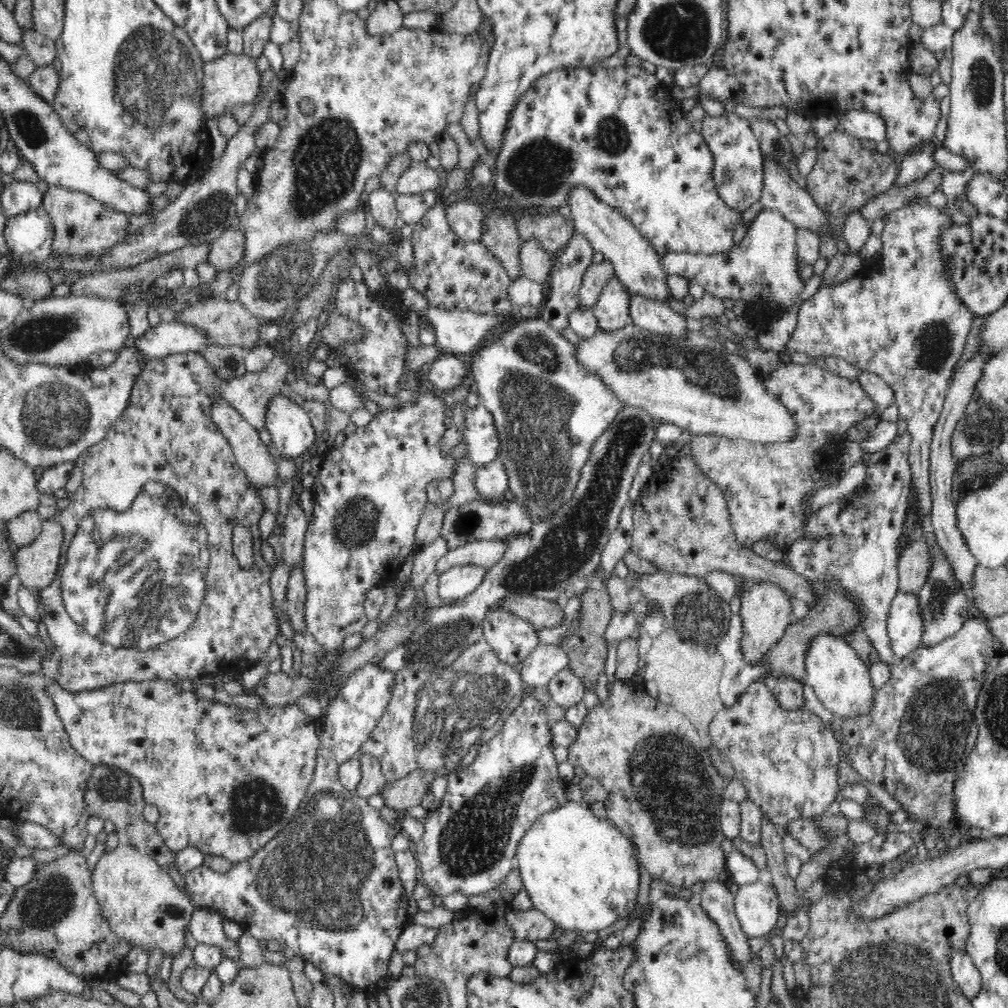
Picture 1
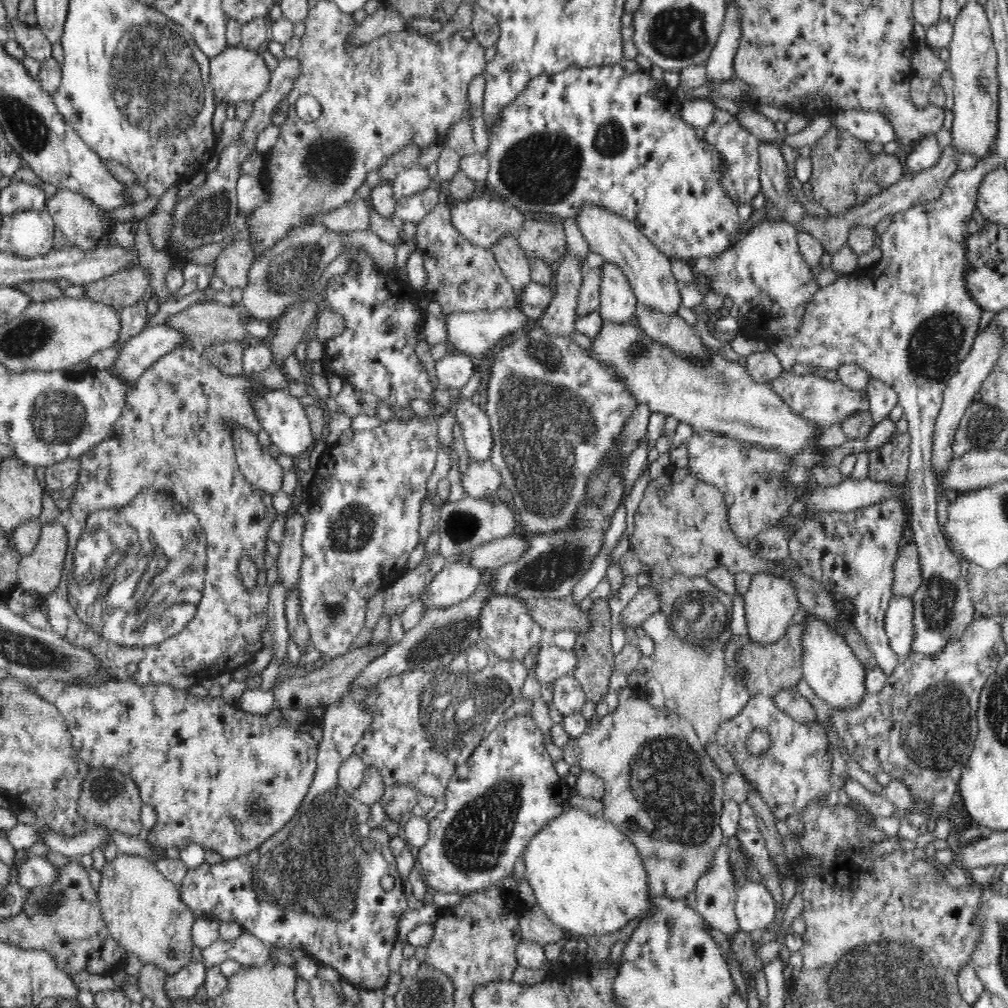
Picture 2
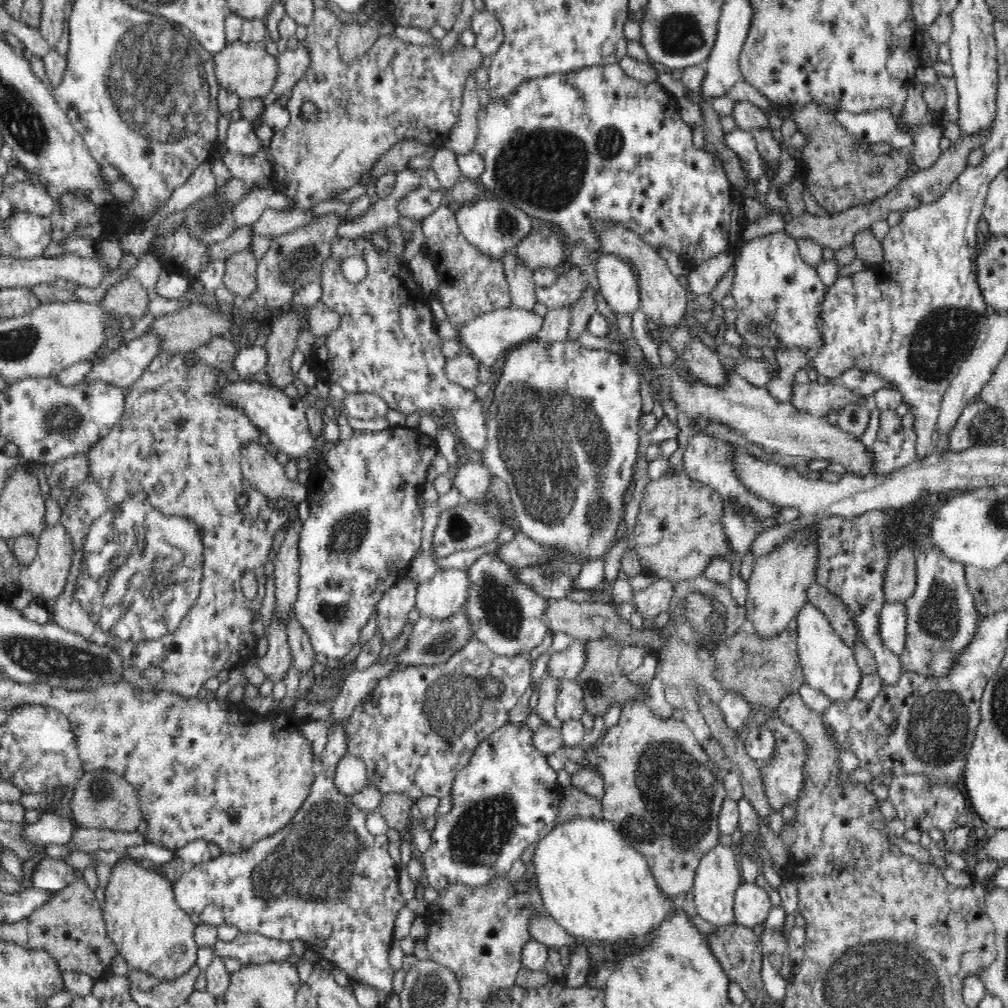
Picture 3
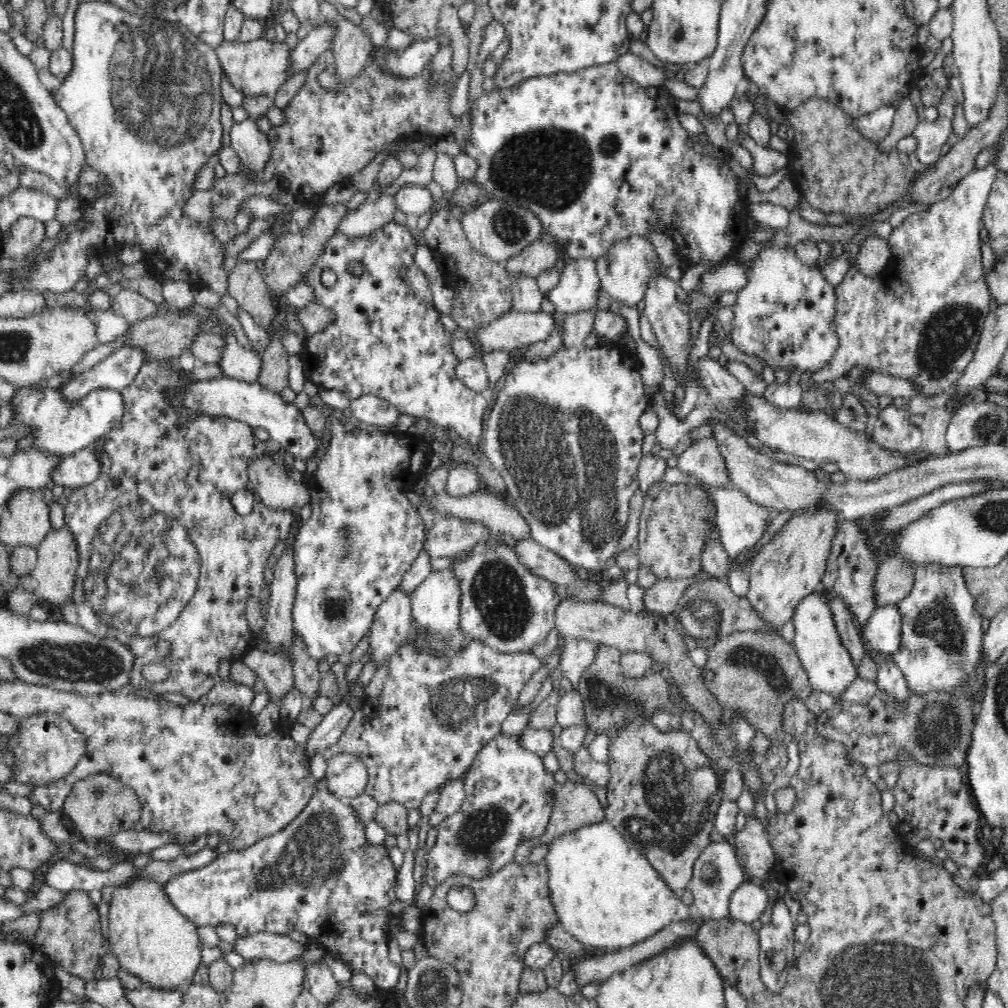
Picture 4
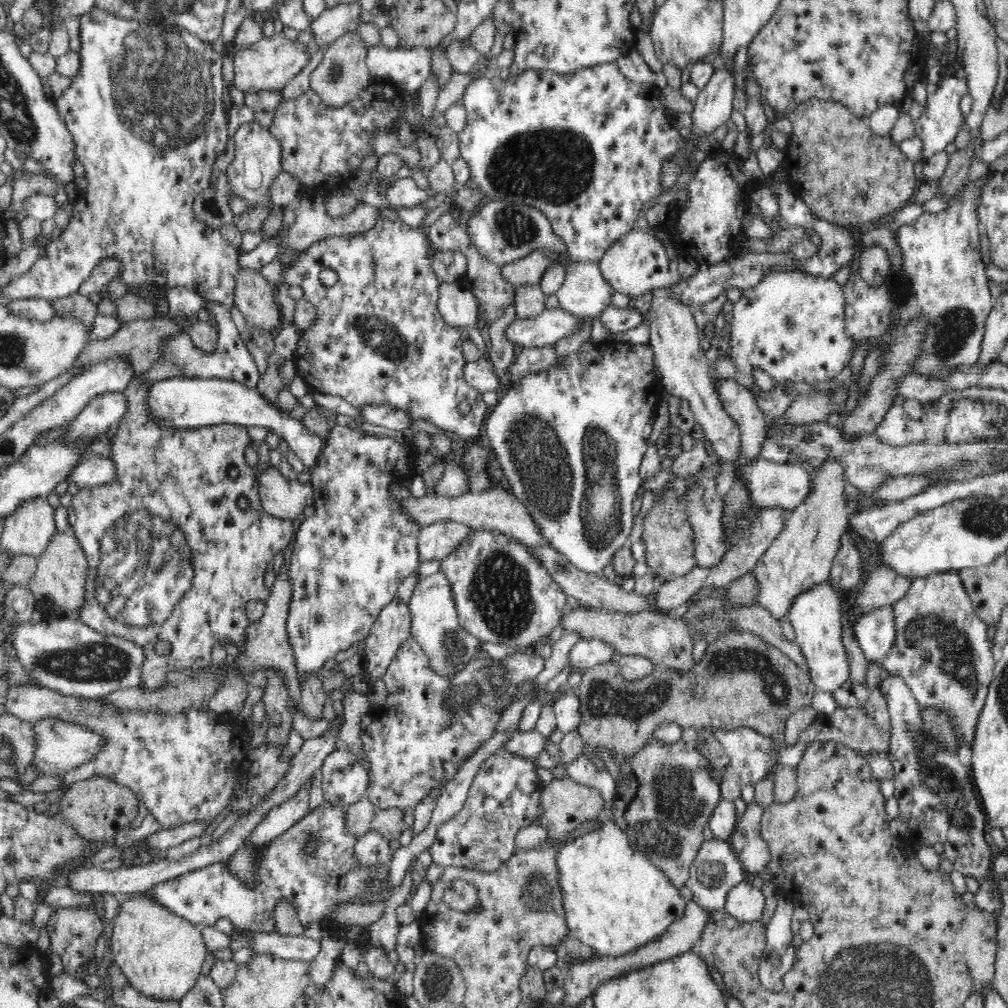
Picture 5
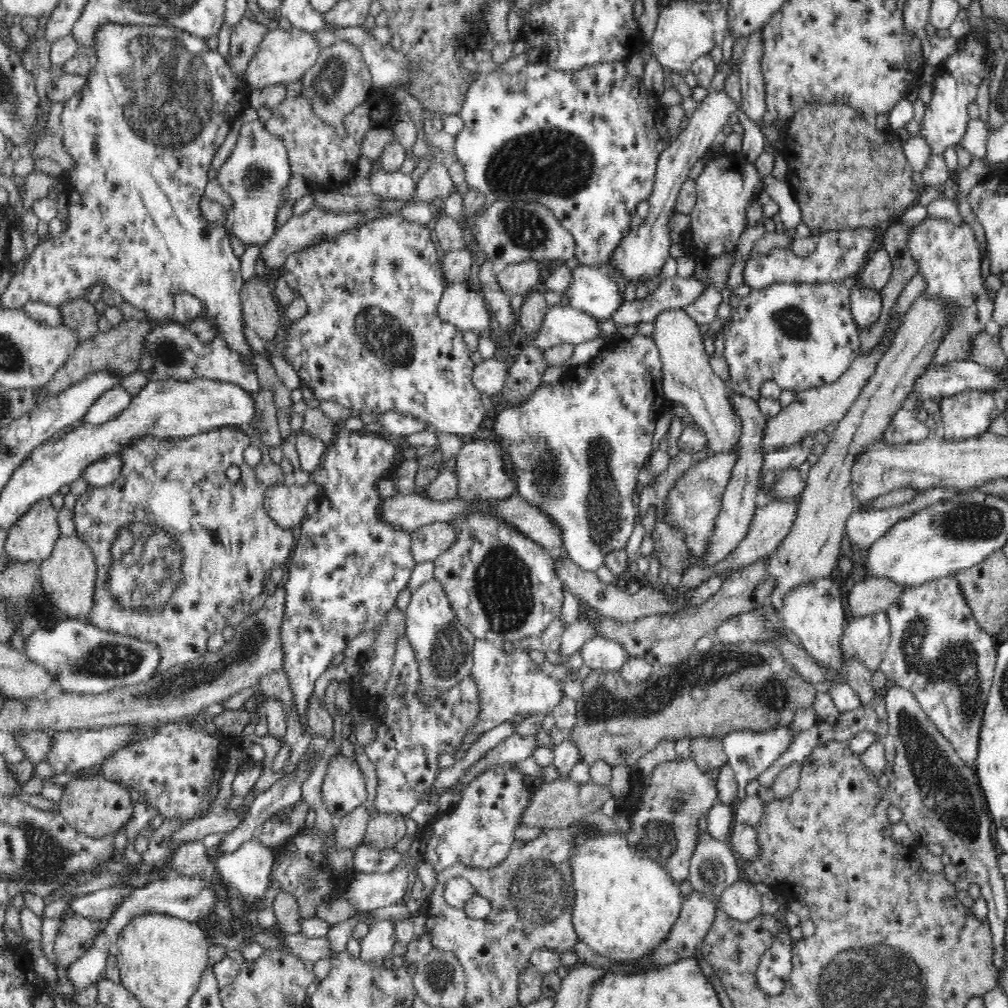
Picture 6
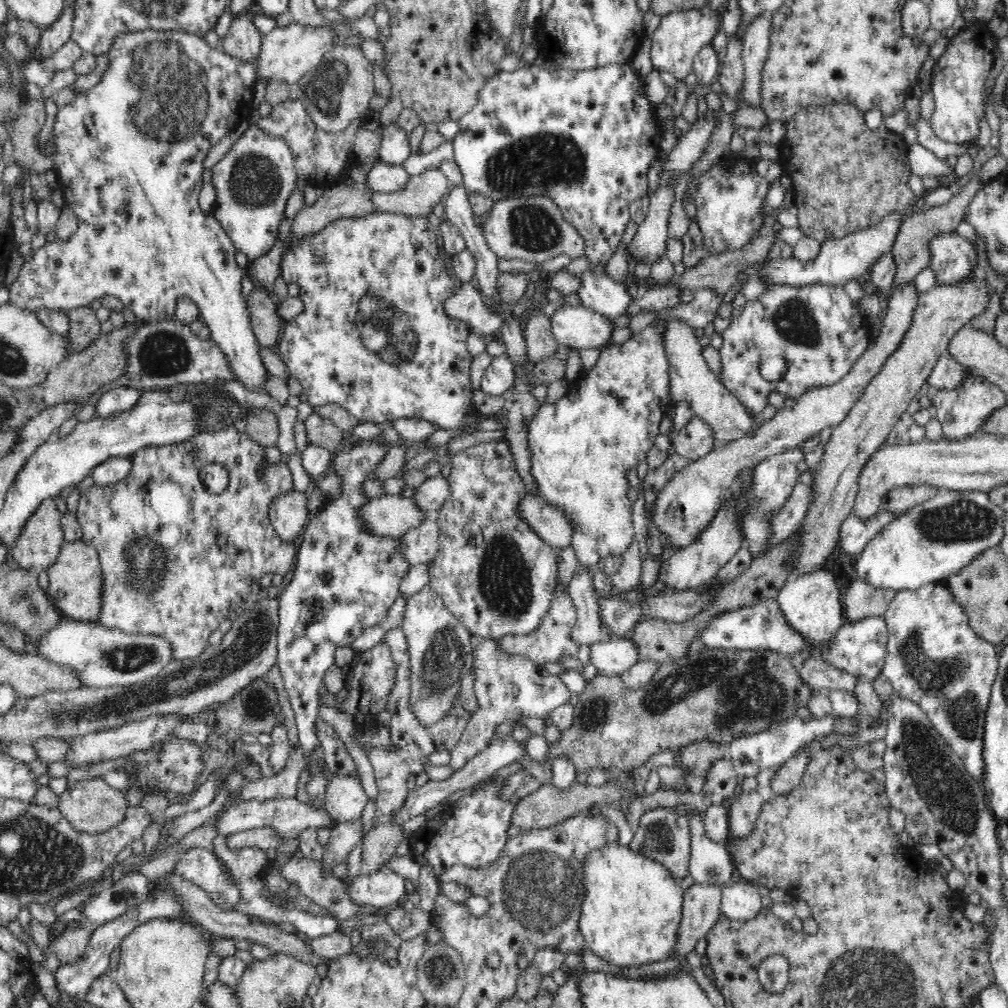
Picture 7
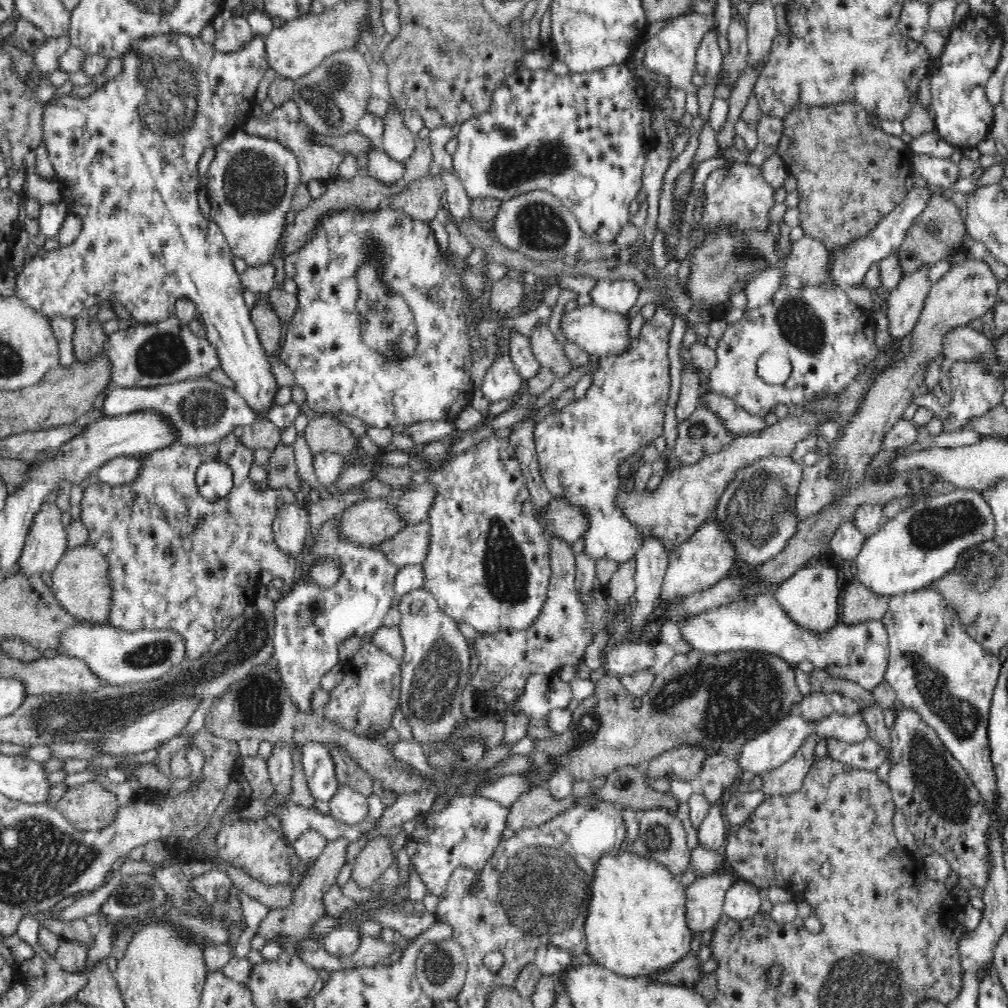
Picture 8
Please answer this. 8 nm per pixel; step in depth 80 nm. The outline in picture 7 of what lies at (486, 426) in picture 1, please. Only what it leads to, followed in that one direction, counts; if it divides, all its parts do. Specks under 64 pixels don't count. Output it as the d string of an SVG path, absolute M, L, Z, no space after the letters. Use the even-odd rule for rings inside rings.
M373 210L360 218L339 218L322 230L312 234L307 242L298 242L286 251L281 260L281 276L287 284L298 284L299 297L304 303L303 311L293 319L286 320L284 334L279 346L274 348L287 364L291 375L304 387L303 396L312 405L339 404L360 423L392 423L400 418L414 418L436 425L440 430L469 430L471 424L481 421L482 414L476 411L475 390L470 380L470 365L473 356L466 347L468 325L458 319L450 319L444 311L444 302L454 294L456 282L444 263L442 251L436 244L436 235L426 217L411 216L402 213L382 213Z

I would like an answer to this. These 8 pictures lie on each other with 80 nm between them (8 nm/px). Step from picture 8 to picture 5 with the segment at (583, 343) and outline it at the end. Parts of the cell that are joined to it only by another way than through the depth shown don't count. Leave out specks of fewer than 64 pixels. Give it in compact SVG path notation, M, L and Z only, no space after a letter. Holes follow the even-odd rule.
M556 307L546 309L532 318L518 318L506 329L510 342L522 347L552 346L564 336L580 330L580 317Z

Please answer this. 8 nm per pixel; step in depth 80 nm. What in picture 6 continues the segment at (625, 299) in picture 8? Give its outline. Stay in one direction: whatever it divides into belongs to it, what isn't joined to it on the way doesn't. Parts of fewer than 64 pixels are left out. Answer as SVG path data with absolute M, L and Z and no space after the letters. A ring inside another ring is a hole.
M579 264L573 271L572 284L564 290L570 306L601 321L610 320L612 314L622 306L623 298L616 283L599 265Z

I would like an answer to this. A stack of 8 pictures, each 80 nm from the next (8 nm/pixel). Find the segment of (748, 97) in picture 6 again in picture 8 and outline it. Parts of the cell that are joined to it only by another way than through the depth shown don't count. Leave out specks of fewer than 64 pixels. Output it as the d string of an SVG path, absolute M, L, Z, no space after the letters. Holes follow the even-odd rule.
M756 4L749 8L747 22L748 37L748 56L746 62L751 65L757 65L759 62L766 60L769 56L769 50L772 46L772 38L776 37L777 23L774 5Z

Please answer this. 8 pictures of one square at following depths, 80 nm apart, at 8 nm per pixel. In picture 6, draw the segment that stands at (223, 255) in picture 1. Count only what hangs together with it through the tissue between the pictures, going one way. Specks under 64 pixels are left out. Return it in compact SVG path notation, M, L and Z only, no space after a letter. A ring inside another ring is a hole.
M255 276L246 284L243 283L240 292L242 299L242 318L264 342L275 341L280 328L280 312L278 303L274 301L272 290L264 279Z

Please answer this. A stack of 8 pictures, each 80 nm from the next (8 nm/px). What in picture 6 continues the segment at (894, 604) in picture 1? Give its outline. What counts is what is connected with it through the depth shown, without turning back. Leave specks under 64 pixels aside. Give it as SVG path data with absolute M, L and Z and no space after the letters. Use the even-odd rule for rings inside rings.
M876 611L846 623L843 632L843 659L855 654L874 673L879 670L891 641L891 623L886 611Z

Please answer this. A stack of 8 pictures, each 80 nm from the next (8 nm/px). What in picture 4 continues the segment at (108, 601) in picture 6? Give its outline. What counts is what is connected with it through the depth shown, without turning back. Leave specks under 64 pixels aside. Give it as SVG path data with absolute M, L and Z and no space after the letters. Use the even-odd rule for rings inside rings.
M152 362L145 363L132 385L121 392L125 403L124 415L121 422L104 436L106 442L102 452L95 455L99 464L99 475L92 484L73 489L70 497L67 498L68 504L63 508L65 526L72 533L77 546L78 568L72 600L68 604L62 604L62 612L65 624L82 626L94 637L114 638L128 648L133 656L129 677L135 688L146 688L158 694L180 692L188 698L197 700L202 694L207 694L219 681L220 666L232 666L235 662L245 661L246 654L256 648L257 637L248 627L246 620L246 602L250 596L255 596L260 601L269 599L269 586L264 581L264 570L272 564L274 546L279 540L288 538L290 526L294 520L290 515L271 510L259 499L254 501L253 510L248 516L242 517L236 512L231 501L240 488L255 494L248 473L245 472L248 460L254 455L266 453L267 446L253 434L254 428L240 422L239 419L199 415L190 418L190 422L181 420L172 412L170 406L166 406L162 392L164 388L172 388L172 386L178 388L184 384L188 384L188 378L180 380L176 372L168 372L166 362ZM136 501L146 501L156 512L178 518L188 530L190 542L196 547L200 559L200 576L192 600L182 609L172 624L149 637L128 636L124 631L104 624L96 615L92 605L88 603L84 593L84 580L88 576L94 534L98 532L104 520L128 503ZM159 640L171 643L172 651L169 655L162 657L157 652ZM154 662L163 664L170 670L168 677L161 682L149 682L142 675L142 668Z

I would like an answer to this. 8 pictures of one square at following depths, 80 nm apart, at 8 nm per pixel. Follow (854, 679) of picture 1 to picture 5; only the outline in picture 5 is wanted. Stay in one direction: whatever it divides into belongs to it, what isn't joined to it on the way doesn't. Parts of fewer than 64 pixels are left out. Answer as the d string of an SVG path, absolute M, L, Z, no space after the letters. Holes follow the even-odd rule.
M828 581L811 586L792 600L787 617L794 628L796 644L808 665L815 688L827 693L834 693L844 683L849 682L849 664L842 638L842 610L840 595L828 584Z

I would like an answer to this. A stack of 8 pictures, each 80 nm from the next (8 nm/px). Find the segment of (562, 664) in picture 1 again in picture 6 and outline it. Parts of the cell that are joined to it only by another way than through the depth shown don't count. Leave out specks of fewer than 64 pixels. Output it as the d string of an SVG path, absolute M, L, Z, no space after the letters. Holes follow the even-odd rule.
M602 636L586 642L580 653L584 665L591 669L618 670L618 672L630 657L618 642L608 640Z

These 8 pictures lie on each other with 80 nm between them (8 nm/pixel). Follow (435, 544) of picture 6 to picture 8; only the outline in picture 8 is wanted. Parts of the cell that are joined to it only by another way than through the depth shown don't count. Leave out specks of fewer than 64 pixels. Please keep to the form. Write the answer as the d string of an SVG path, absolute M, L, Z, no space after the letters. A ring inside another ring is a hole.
M427 521L404 526L386 542L386 555L400 567L421 565L429 551L429 528Z

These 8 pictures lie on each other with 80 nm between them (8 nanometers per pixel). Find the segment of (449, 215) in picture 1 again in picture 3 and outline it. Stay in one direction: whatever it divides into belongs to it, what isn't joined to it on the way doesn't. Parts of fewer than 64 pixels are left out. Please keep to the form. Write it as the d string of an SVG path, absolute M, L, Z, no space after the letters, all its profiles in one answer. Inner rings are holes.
M484 197L464 204L455 212L455 217L460 232L466 240L478 250L484 251L484 254L491 254L494 258L500 258L504 250L518 247L535 226L535 220L514 204L485 200Z

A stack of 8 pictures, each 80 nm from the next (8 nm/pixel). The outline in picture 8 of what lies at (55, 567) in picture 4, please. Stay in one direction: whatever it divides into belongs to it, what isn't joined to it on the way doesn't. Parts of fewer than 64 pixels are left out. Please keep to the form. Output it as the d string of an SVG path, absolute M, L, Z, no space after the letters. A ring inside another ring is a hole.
M84 544L84 546L67 548L51 576L52 594L65 612L72 614L80 622L107 624L111 590L109 590L106 560L96 547Z

